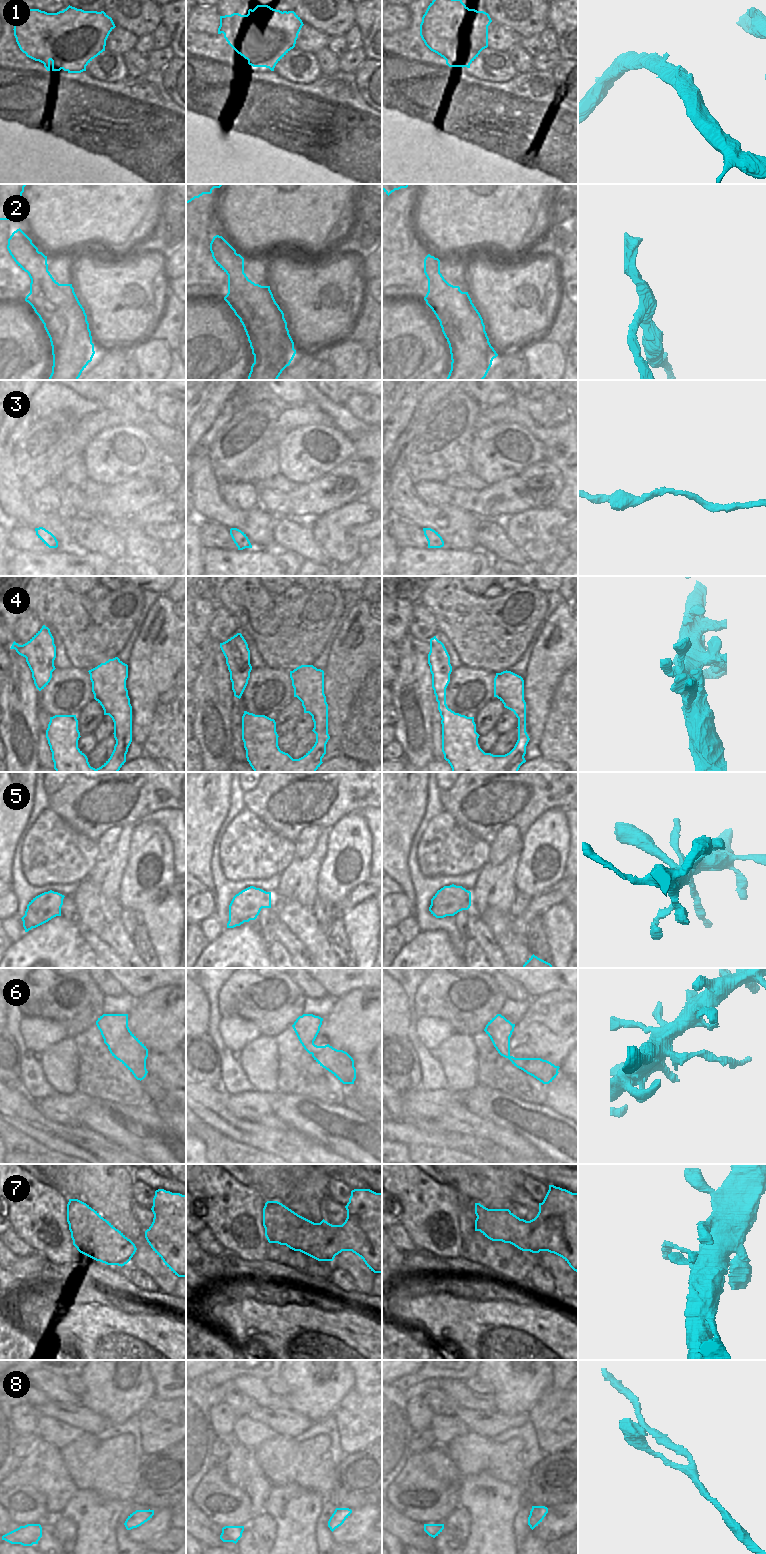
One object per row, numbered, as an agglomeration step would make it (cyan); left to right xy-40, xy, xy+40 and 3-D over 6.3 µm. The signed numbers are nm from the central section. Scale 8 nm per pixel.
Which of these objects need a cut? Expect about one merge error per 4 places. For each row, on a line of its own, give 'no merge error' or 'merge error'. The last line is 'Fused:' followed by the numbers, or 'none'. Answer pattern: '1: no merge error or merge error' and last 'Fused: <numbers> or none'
1: no merge error
2: merge error
3: no merge error
4: no merge error
5: no merge error
6: merge error
7: no merge error
8: no merge error
Fused: 2, 6

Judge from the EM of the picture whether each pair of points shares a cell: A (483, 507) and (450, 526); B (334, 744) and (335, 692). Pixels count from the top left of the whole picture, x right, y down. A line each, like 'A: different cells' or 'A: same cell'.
A: different cells
B: different cells

